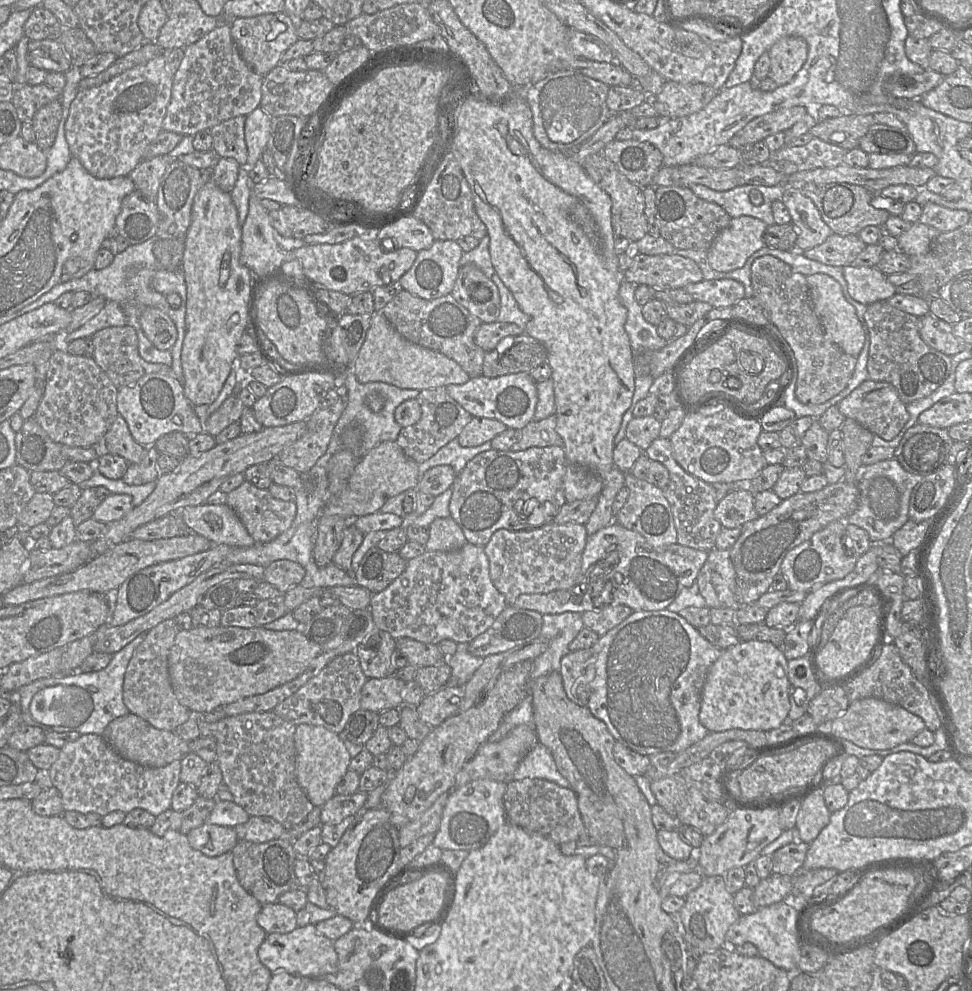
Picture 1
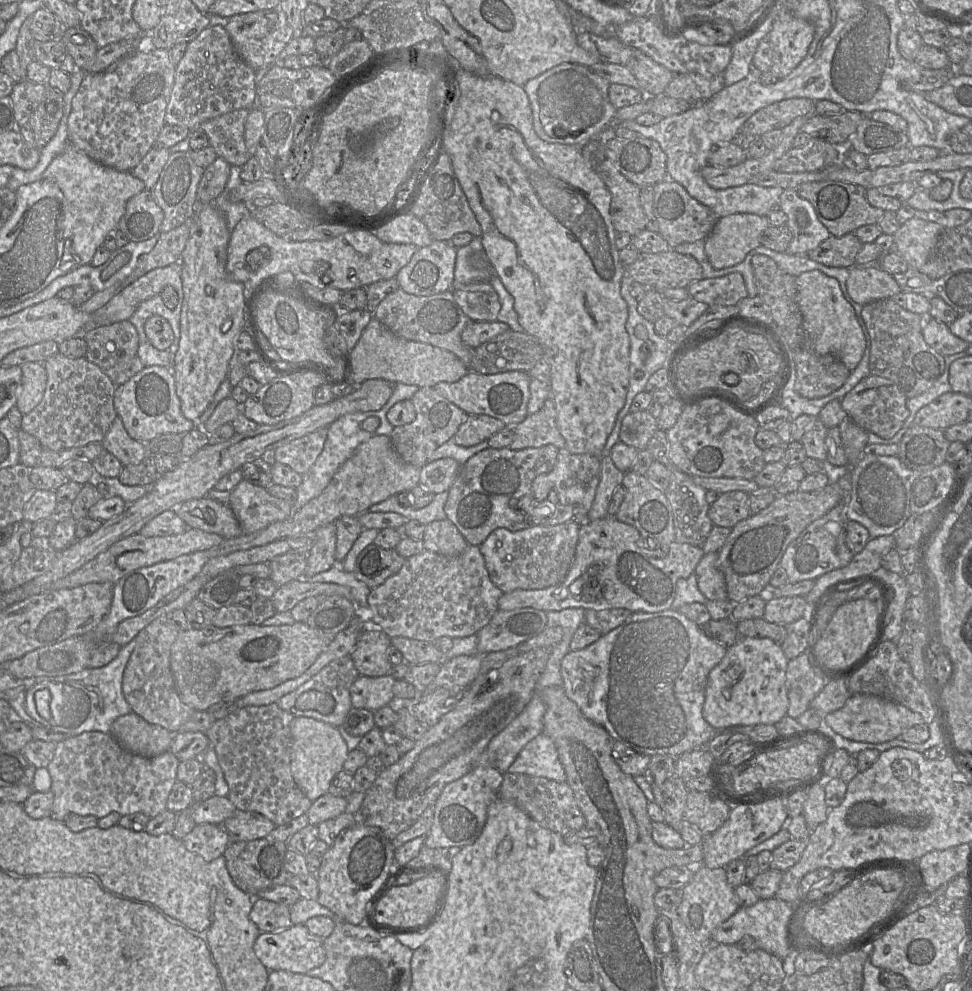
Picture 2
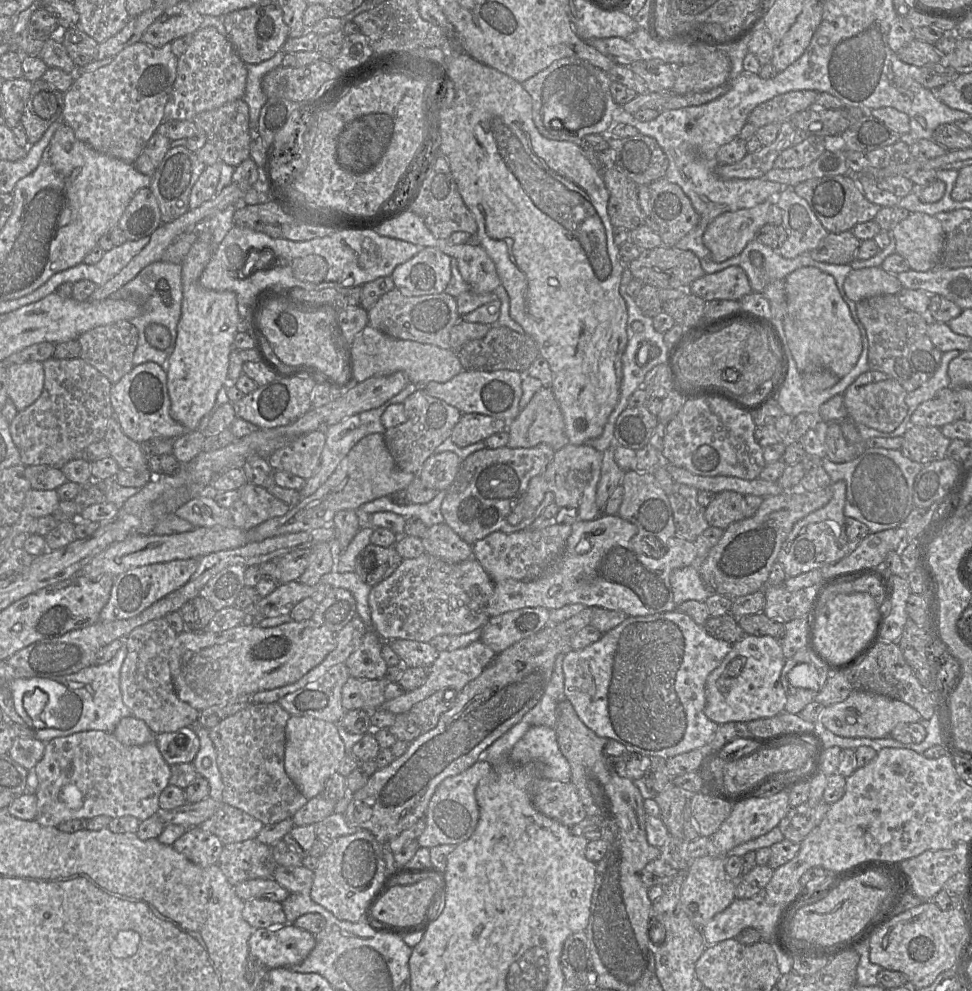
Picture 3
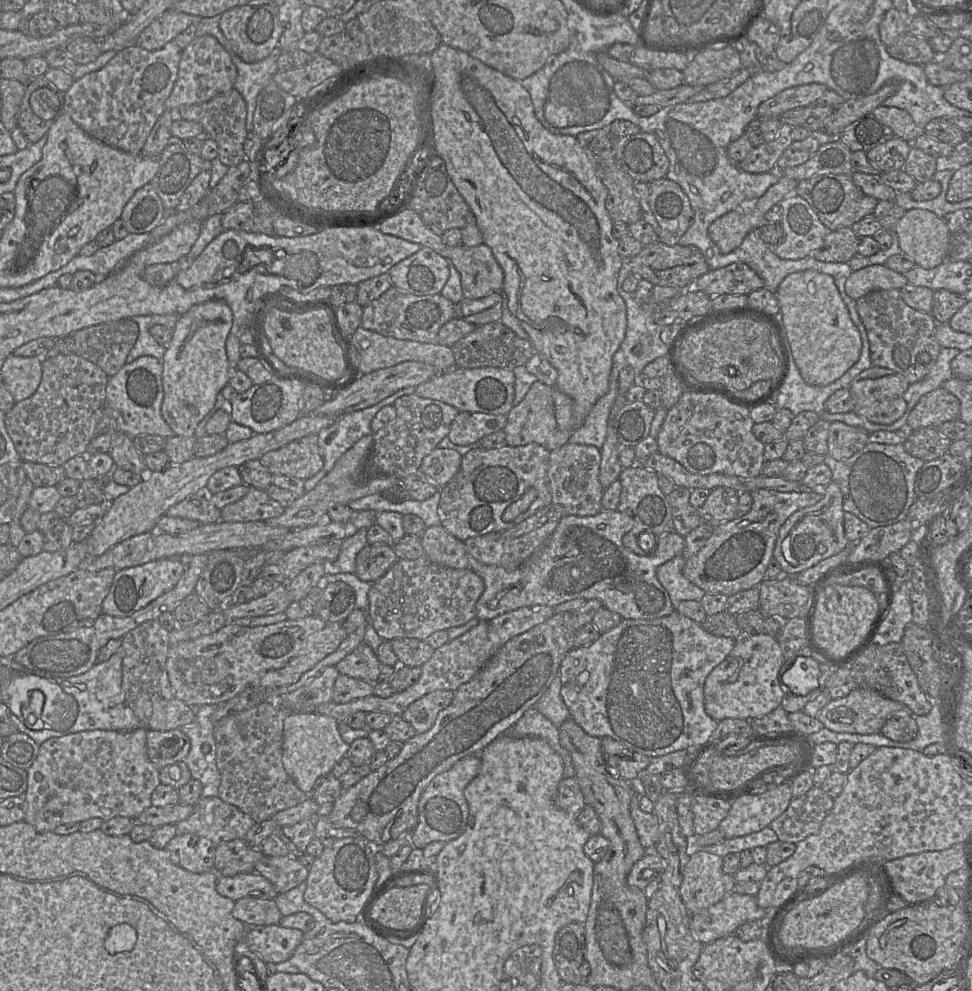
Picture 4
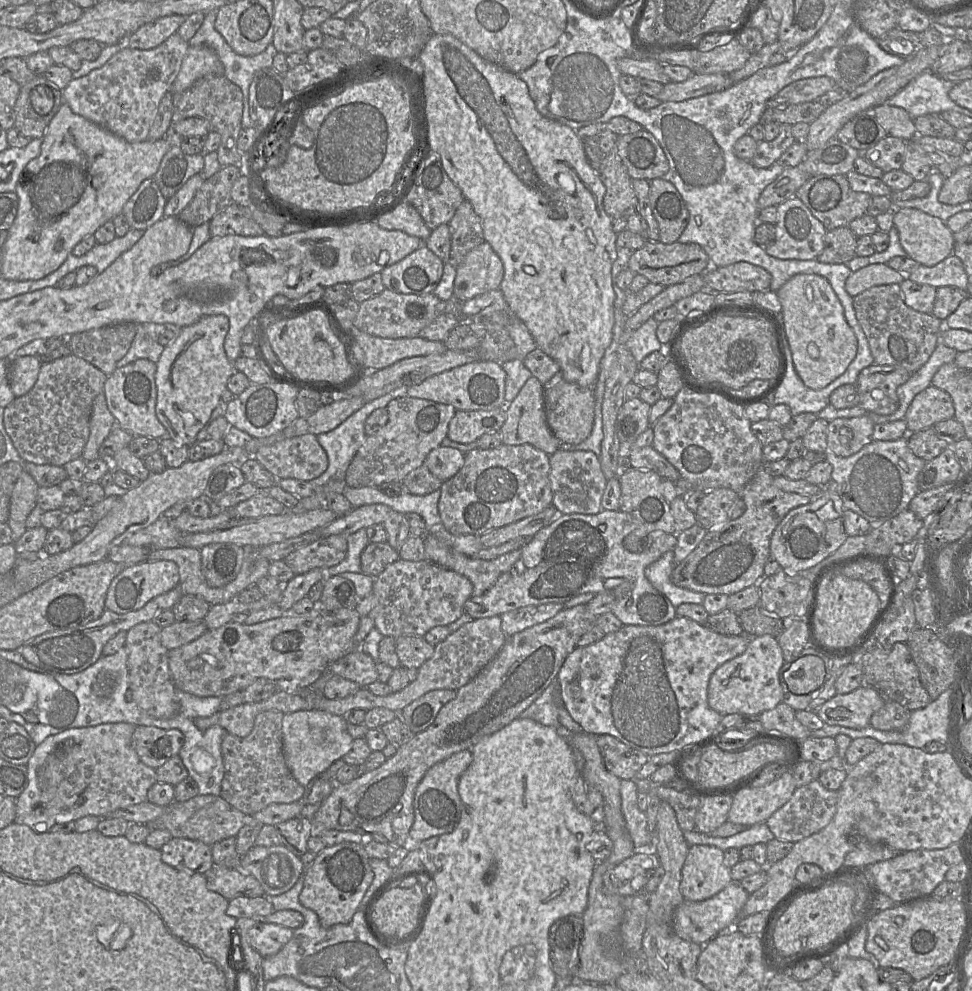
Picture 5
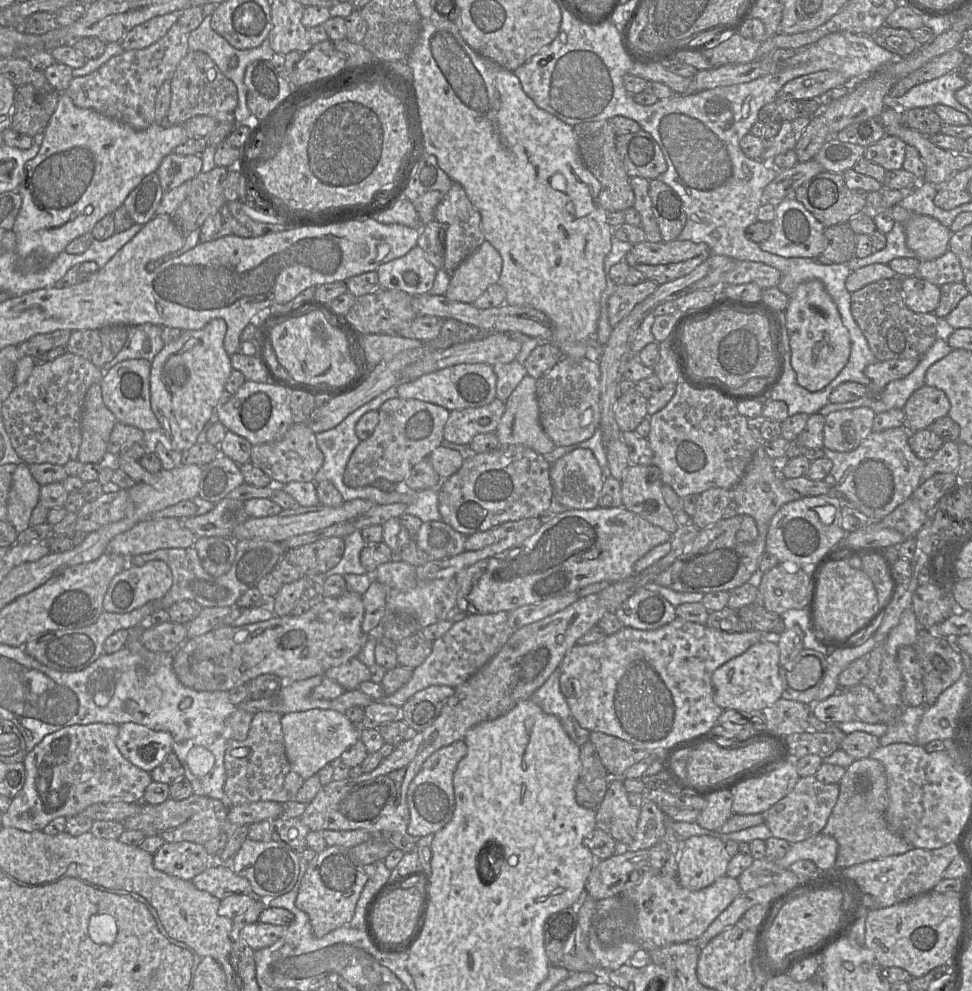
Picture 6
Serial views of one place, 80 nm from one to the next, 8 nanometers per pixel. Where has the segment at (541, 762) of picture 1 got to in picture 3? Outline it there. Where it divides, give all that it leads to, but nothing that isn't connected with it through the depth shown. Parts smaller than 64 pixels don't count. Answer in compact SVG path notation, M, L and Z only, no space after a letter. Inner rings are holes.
M531 727L514 745L509 760L518 765L536 762L540 765L542 777L571 781L570 765L560 751L557 734L552 727Z

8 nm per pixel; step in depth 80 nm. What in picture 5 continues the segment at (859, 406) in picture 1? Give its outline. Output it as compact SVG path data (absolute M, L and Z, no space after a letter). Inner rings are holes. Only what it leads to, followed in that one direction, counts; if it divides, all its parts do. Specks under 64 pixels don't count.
M872 365L864 368L856 382L858 405L876 414L887 415L897 410L897 388L908 381L911 373L891 365Z

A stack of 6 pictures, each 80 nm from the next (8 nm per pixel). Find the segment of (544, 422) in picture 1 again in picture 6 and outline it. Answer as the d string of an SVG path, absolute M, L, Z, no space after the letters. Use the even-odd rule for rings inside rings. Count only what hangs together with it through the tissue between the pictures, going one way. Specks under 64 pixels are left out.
M525 375L513 390L495 434L499 446L523 445L541 455L556 447L540 424L535 378Z

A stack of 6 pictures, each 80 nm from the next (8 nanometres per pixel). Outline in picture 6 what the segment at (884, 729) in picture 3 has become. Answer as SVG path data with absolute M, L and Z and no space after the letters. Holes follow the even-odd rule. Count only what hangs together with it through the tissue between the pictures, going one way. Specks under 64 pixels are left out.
M846 690L816 702L811 706L811 714L825 723L842 723L855 719L855 710L847 700Z

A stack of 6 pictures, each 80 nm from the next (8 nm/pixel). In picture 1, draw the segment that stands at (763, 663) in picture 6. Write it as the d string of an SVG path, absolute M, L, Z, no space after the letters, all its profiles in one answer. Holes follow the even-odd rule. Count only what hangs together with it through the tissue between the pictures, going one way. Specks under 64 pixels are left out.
M740 641L723 650L708 669L701 691L700 723L709 732L729 729L769 731L788 721L788 660L781 648L765 641Z

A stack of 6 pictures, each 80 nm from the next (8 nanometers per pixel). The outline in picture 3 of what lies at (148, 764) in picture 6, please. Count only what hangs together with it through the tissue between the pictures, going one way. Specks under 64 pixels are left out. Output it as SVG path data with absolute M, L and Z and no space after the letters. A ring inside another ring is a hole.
M190 726L175 732L157 734L154 741L162 757L170 766L191 763L200 748L199 738Z

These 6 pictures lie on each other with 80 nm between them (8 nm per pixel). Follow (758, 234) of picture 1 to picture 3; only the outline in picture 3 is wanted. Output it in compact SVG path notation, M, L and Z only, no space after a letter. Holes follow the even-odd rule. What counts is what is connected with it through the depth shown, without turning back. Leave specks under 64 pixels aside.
M775 197L753 208L725 212L716 217L703 235L703 243L715 262L724 262L741 253L761 227L767 224Z

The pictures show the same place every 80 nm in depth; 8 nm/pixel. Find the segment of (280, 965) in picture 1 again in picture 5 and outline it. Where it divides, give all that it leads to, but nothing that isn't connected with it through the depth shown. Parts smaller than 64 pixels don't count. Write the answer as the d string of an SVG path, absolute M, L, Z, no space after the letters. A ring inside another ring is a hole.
M259 921L248 930L247 936L251 947L265 958L278 953L292 938L293 930L282 925Z

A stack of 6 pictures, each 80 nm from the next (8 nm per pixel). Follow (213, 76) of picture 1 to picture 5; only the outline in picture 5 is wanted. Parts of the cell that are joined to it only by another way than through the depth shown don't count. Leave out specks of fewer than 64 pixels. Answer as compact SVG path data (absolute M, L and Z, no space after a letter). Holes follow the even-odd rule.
M189 45L170 92L172 95L181 93L206 75L224 75L224 67L217 53L208 45Z

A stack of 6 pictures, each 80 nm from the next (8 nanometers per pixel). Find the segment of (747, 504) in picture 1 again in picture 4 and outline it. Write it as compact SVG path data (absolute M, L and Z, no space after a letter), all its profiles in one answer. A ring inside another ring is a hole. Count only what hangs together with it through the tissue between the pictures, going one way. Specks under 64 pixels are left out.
M727 487L711 490L704 504L698 509L702 524L716 527L736 519L739 494Z

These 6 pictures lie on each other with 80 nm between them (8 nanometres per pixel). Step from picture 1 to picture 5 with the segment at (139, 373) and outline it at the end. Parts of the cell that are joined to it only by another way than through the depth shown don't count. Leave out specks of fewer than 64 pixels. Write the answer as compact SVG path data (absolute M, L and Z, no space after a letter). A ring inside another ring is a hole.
M125 322L75 333L69 337L71 352L109 376L131 347L137 324Z

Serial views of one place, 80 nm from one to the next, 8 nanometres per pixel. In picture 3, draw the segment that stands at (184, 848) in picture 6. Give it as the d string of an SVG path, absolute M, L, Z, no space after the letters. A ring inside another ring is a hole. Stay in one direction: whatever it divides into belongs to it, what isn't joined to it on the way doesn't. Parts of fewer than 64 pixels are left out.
M198 826L189 828L172 844L177 852L201 867L217 864L223 846L217 836L201 830Z

